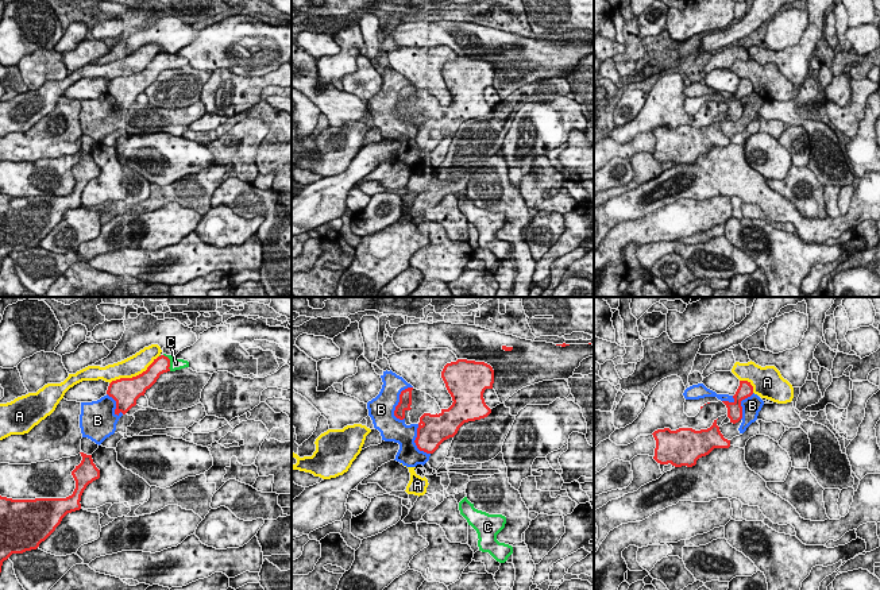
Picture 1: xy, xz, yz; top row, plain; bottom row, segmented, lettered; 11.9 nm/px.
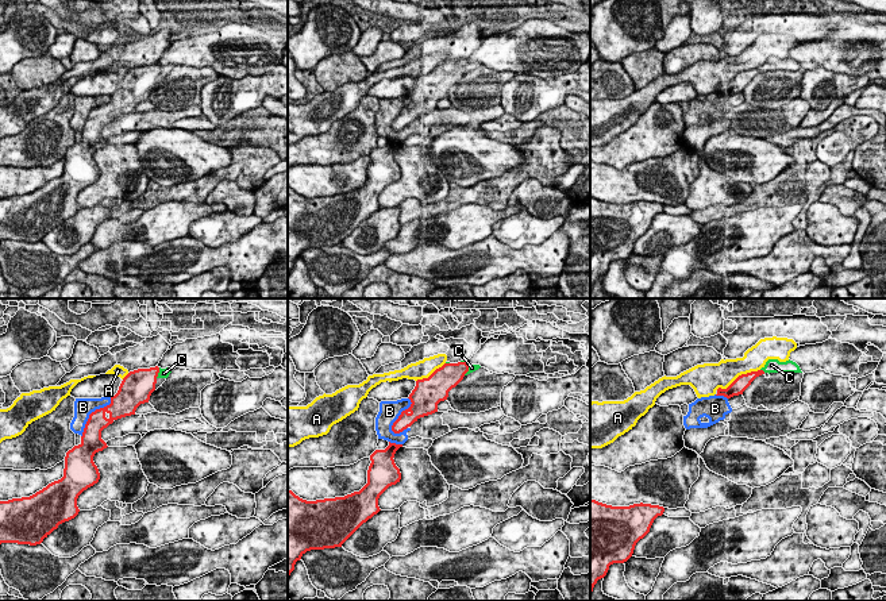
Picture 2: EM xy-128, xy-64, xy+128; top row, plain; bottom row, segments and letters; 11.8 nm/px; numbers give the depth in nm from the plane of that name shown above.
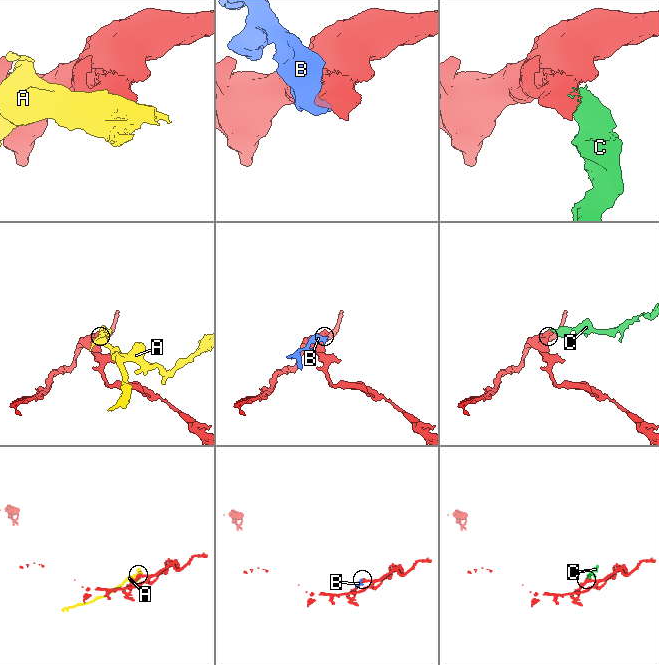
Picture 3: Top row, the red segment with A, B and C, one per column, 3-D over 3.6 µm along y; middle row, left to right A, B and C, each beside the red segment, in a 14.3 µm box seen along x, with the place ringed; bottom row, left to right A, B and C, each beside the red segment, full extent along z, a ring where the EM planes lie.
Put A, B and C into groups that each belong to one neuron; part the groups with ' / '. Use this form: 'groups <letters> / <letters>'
groups A / B / C

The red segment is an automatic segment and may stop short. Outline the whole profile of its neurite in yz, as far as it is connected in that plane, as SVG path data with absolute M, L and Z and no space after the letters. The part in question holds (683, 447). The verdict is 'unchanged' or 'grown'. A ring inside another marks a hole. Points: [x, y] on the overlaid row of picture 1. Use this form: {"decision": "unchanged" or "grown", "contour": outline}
{"decision": "unchanged", "contour": "M714 420L707 429L692 428L657 429L653 433L656 440L653 459L660 464L671 463L675 467L692 467L702 456L709 455L714 448L729 448L730 440L725 439Z"}

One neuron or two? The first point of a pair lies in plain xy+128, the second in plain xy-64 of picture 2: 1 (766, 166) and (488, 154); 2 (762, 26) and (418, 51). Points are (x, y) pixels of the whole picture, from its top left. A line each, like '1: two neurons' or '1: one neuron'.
1: one neuron
2: one neuron

